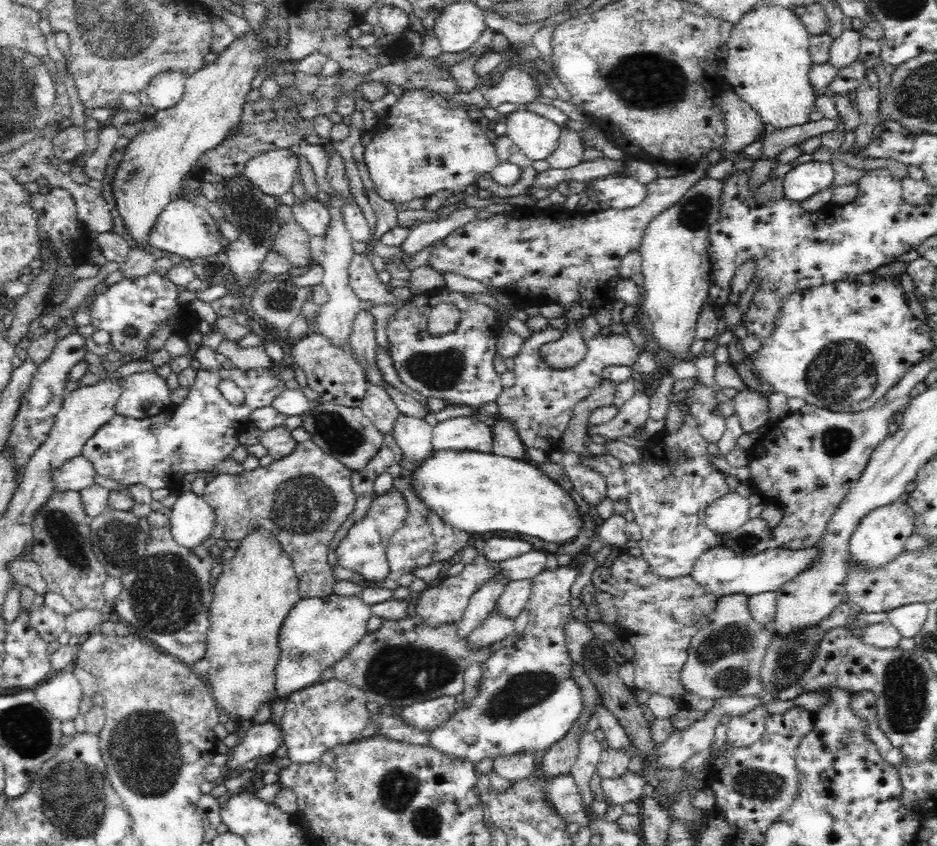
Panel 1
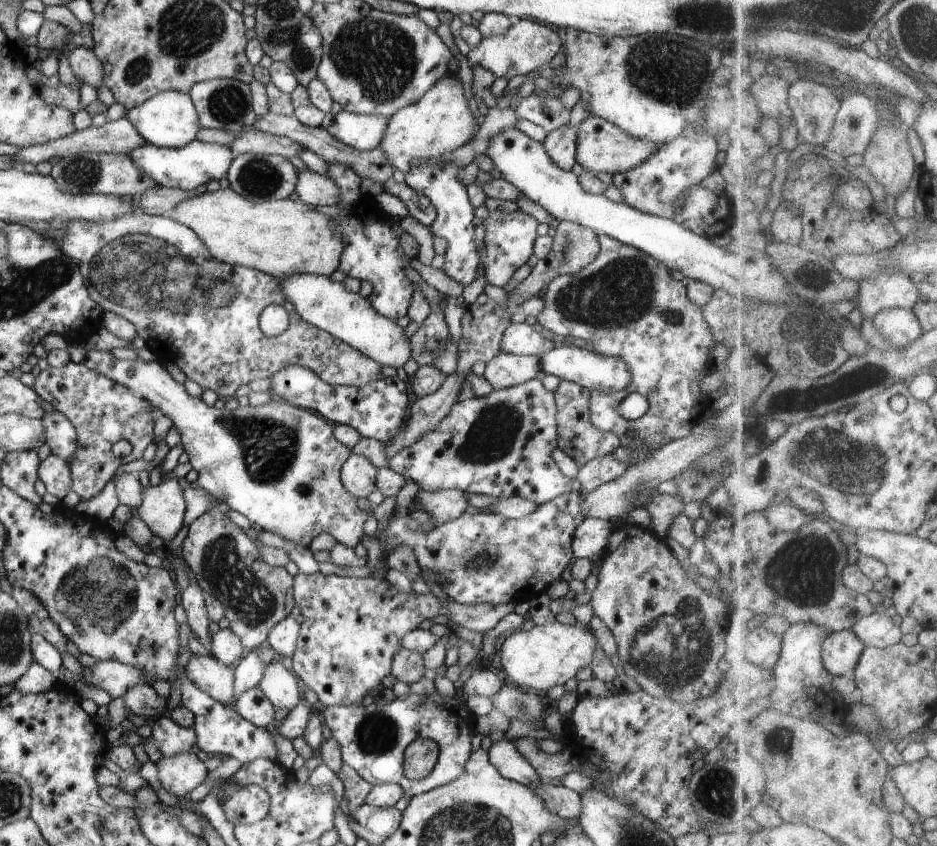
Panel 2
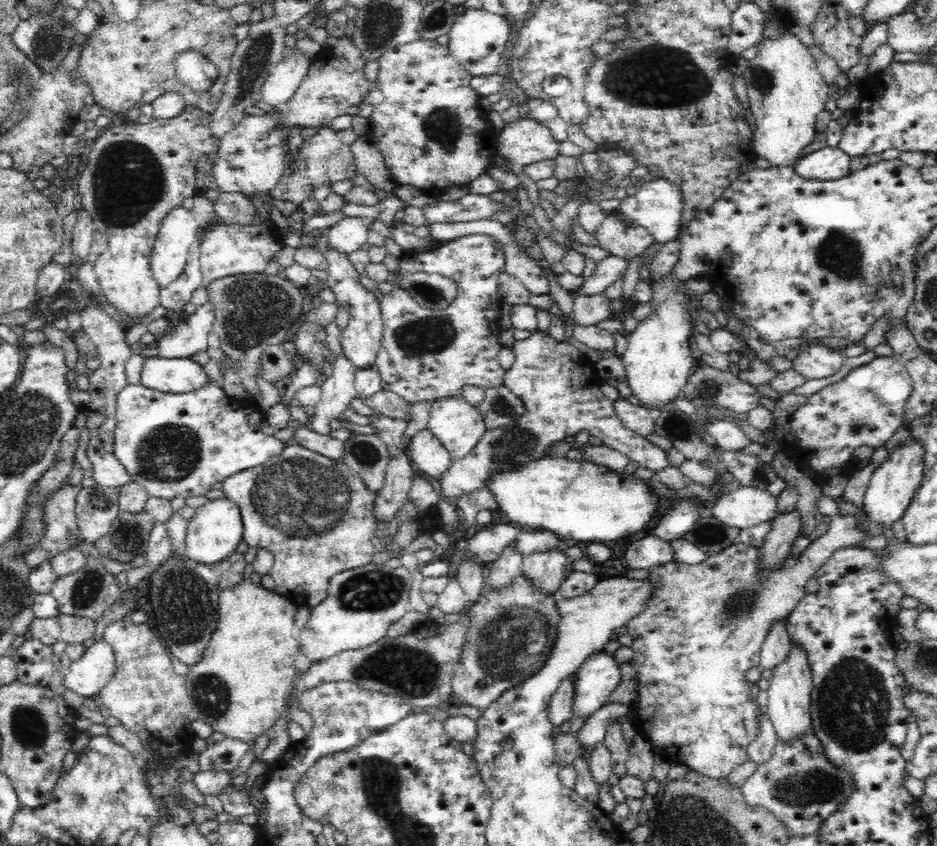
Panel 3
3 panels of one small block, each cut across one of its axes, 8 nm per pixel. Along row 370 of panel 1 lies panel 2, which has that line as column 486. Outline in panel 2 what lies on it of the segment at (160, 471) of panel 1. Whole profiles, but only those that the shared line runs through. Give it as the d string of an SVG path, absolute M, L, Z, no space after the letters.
M486 197L484 206L488 210L488 217L482 219L482 225L485 228L483 238L484 248L479 252L481 265L485 271L485 278L488 283L493 286L506 286L508 280L513 277L513 274L528 262L528 259L533 254L533 242L538 236L539 222L520 209L514 212L502 212L498 206L500 201Z

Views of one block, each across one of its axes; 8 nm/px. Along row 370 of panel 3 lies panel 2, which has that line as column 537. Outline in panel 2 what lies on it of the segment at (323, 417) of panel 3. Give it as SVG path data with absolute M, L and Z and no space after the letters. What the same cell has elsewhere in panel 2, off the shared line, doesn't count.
M512 323L503 332L501 350L513 355L539 355L554 348L553 339L542 335L538 327L526 323Z

